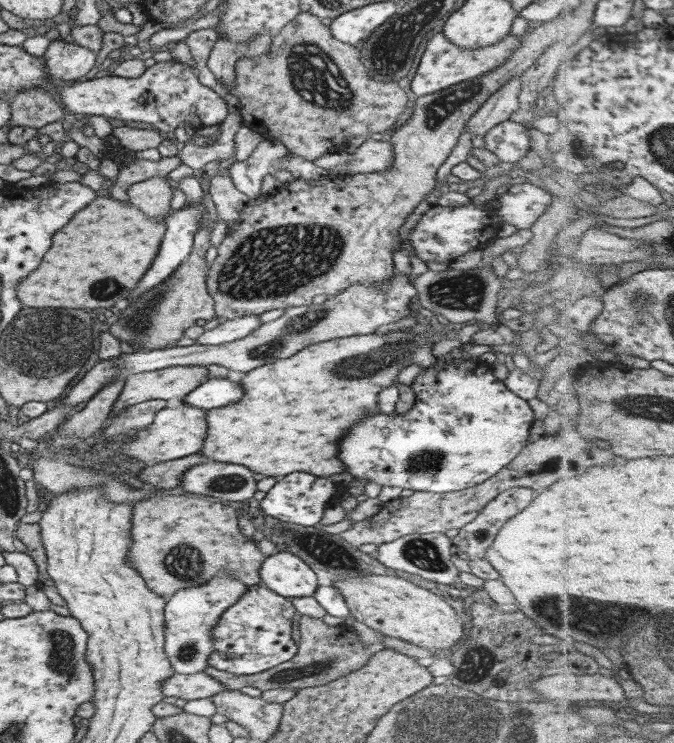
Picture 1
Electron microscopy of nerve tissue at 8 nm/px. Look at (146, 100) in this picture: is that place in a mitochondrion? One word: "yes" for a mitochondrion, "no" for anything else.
no

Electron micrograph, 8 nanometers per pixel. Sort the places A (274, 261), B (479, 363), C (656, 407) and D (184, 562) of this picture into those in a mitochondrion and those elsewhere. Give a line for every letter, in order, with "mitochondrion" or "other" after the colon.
A: mitochondrion
B: other
C: mitochondrion
D: mitochondrion

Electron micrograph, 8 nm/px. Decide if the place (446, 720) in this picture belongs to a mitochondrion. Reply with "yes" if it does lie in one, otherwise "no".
yes

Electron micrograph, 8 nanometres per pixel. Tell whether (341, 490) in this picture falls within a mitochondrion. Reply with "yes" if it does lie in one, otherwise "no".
no

